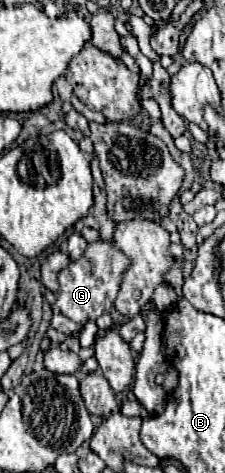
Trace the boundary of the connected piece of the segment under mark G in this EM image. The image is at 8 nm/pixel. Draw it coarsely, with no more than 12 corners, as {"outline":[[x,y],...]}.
{"outline":[[88,244],[58,276],[58,310],[78,324],[110,312],[130,260]]}

